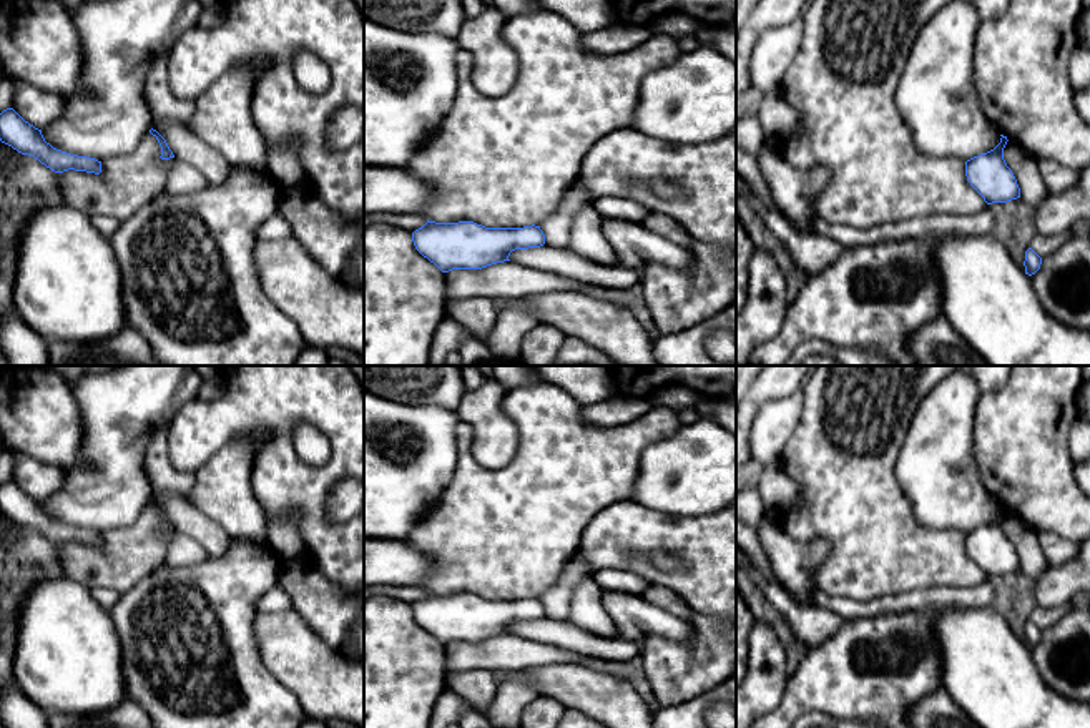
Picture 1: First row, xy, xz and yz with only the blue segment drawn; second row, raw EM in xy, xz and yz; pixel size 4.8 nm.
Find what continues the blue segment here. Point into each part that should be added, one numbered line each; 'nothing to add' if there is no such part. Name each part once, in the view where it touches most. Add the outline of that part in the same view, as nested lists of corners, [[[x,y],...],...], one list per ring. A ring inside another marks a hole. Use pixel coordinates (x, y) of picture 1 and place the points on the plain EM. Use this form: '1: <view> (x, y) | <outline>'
nothing to add

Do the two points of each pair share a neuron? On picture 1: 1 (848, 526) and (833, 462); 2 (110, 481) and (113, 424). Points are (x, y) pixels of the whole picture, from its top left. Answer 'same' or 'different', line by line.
1: same
2: same

